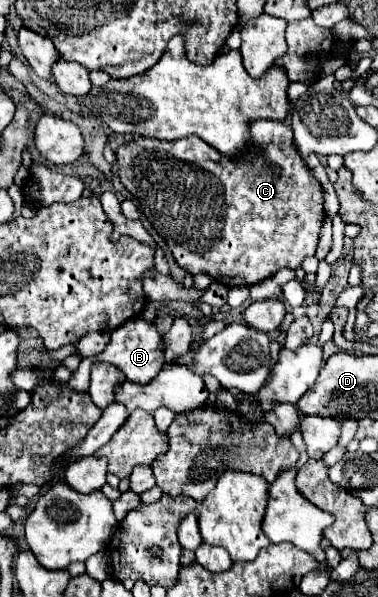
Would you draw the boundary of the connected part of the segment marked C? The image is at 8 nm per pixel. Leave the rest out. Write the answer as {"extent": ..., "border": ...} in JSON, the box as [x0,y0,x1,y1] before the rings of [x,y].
{"extent":[117,118,325,286],"border":[[[259,118],[249,124],[249,144],[239,158],[225,156],[209,148],[197,136],[165,142],[137,136],[117,150],[121,184],[133,194],[139,210],[163,236],[175,262],[189,274],[205,272],[219,284],[251,286],[281,268],[299,268],[307,256],[315,256],[319,228],[325,220],[323,188],[313,172],[299,158],[289,124]]]}

